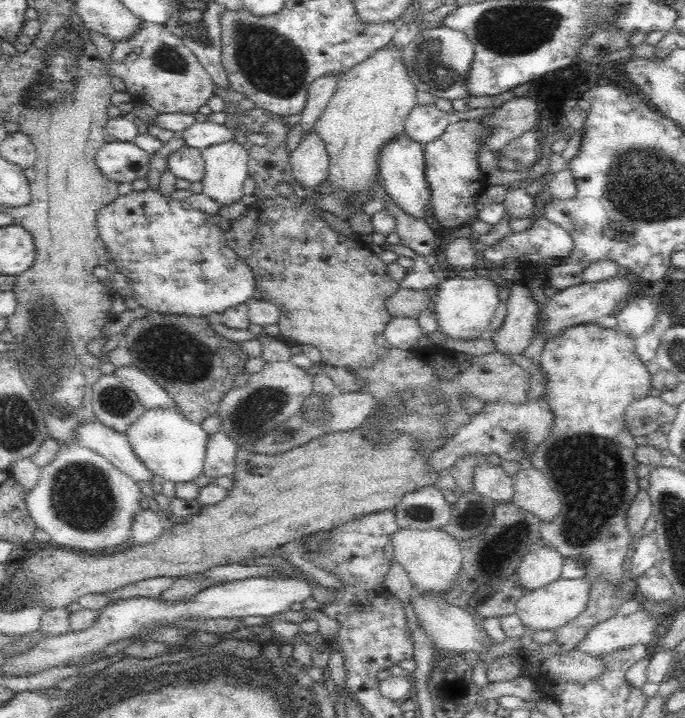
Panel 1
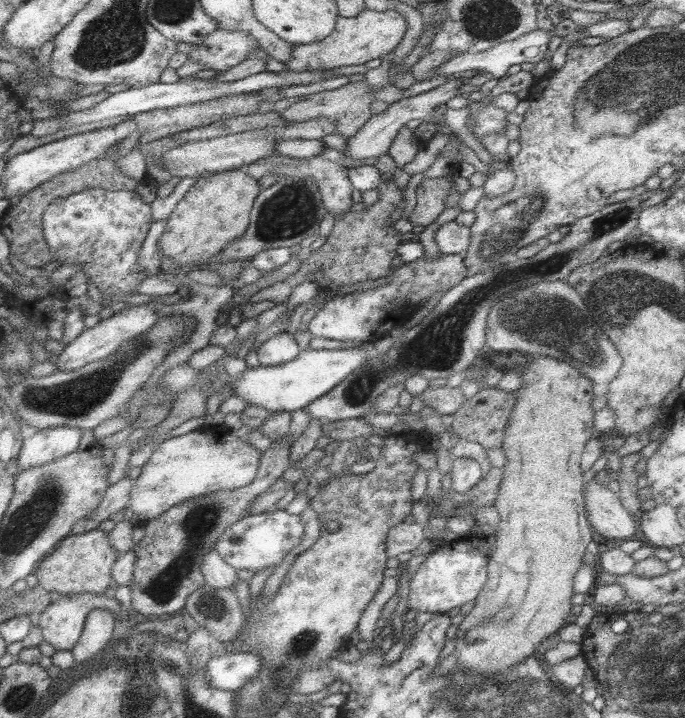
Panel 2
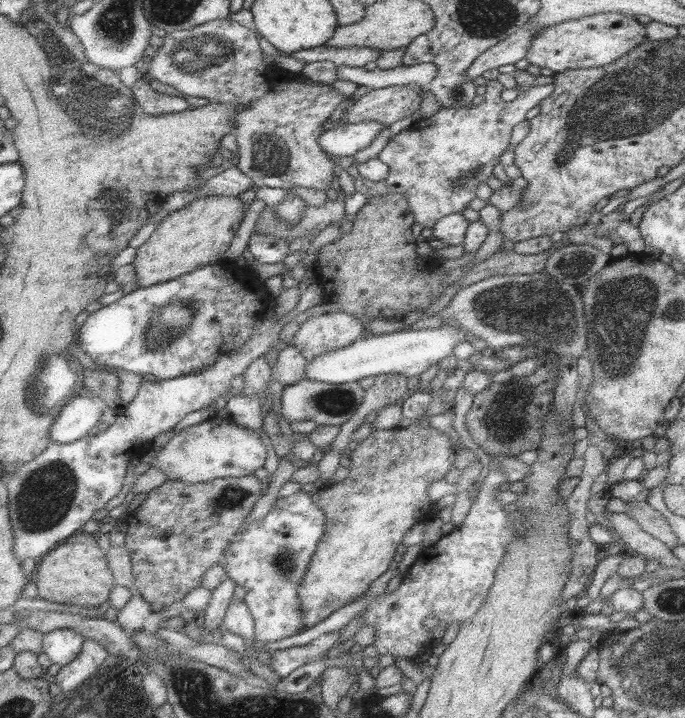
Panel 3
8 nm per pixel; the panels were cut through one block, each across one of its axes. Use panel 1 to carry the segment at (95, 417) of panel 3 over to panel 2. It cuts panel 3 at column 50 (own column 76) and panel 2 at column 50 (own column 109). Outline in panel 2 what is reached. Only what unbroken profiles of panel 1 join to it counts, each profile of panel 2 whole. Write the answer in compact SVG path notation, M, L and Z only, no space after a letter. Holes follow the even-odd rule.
M60 425L38 429L30 438L24 439L18 458L20 470L40 467L56 458L77 451L84 430Z

